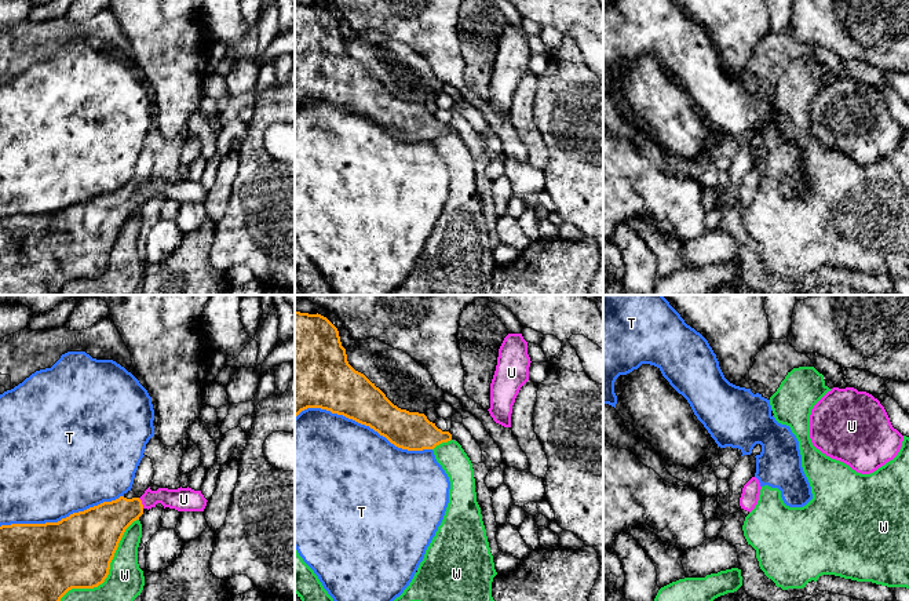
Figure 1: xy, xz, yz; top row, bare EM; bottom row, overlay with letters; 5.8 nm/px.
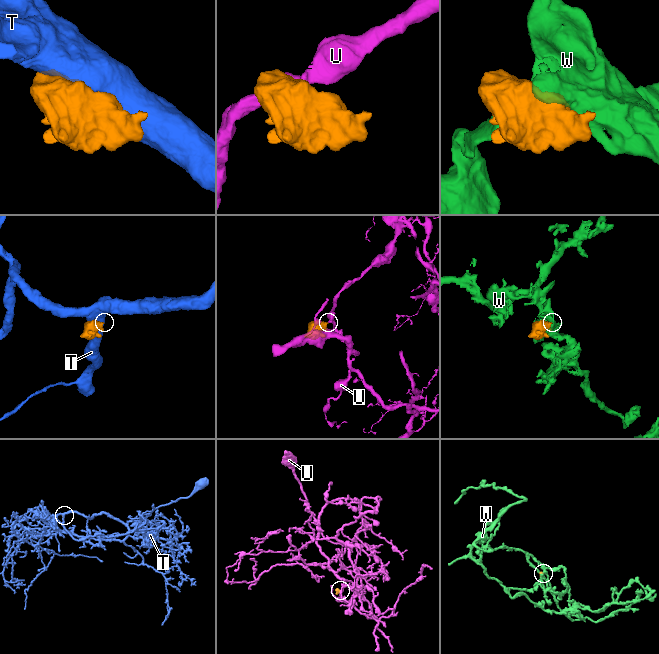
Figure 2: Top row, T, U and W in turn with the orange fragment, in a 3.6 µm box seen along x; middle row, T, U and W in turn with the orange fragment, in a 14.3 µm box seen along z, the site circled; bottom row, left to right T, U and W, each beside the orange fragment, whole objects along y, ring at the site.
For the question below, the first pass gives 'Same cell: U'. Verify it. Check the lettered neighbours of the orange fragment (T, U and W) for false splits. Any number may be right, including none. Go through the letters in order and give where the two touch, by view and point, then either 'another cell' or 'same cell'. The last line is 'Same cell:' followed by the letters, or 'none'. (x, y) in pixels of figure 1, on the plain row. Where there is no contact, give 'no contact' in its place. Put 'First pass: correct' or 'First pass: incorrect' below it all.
T: meets orange in xz at (364, 115); another cell
U: meets orange in xy at (141, 195); same cell
W: meets orange in xy at (108, 263); another cell
Same cell: U
First pass: correct

